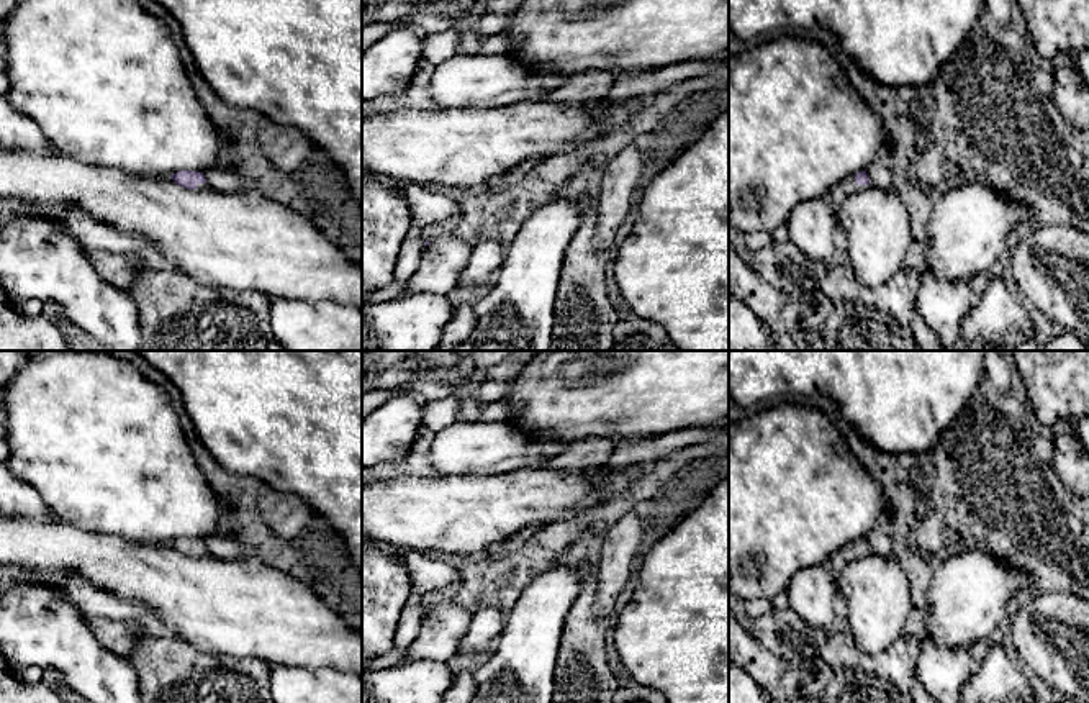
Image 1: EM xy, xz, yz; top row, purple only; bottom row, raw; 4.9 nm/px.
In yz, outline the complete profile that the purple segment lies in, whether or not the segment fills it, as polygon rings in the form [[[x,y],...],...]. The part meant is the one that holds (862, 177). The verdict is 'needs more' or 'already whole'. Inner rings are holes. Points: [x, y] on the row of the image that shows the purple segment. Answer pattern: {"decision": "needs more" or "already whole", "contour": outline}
{"decision": "needs more", "contour": [[[866,170],[852,174],[845,179],[842,179],[838,184],[832,187],[832,190],[827,193],[830,198],[830,203],[835,211],[842,206],[843,200],[860,190],[865,190],[871,185],[870,177]]]}

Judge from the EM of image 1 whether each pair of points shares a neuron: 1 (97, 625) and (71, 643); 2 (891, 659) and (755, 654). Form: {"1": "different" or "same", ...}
{"1": "different", "2": "same"}

